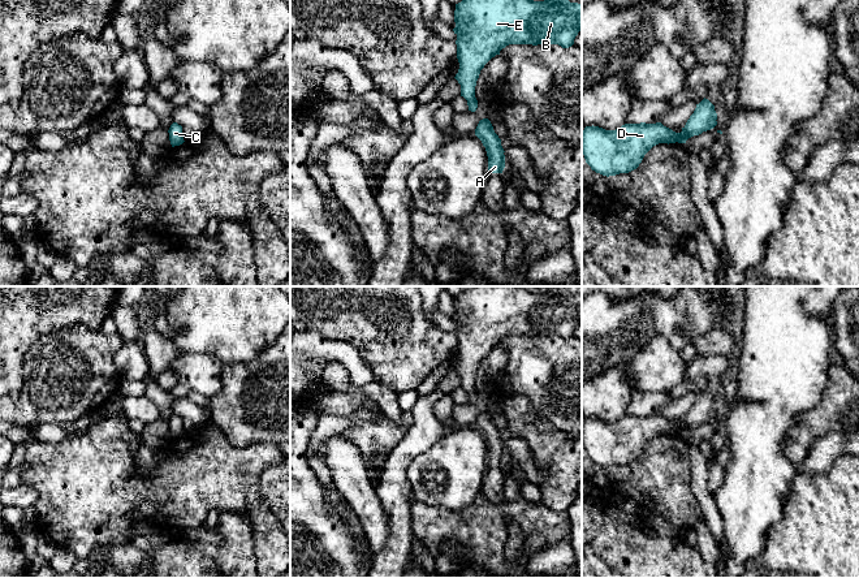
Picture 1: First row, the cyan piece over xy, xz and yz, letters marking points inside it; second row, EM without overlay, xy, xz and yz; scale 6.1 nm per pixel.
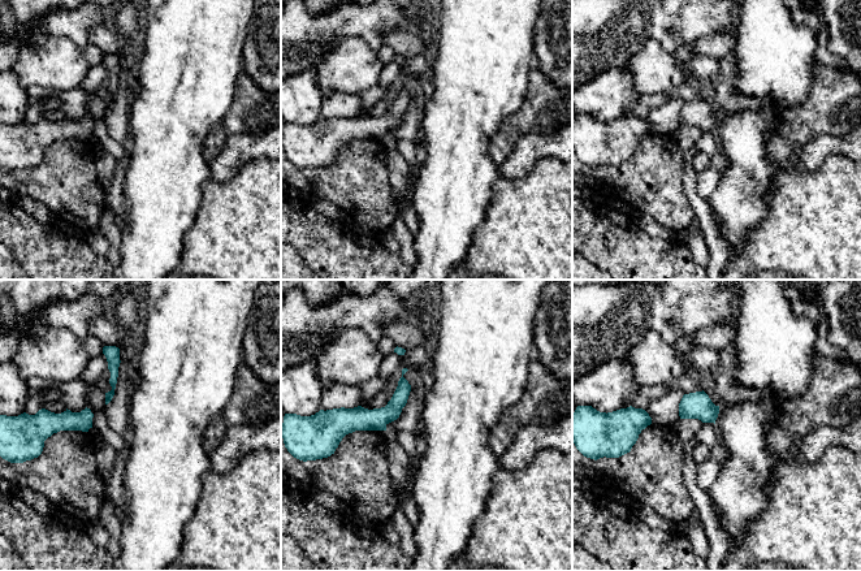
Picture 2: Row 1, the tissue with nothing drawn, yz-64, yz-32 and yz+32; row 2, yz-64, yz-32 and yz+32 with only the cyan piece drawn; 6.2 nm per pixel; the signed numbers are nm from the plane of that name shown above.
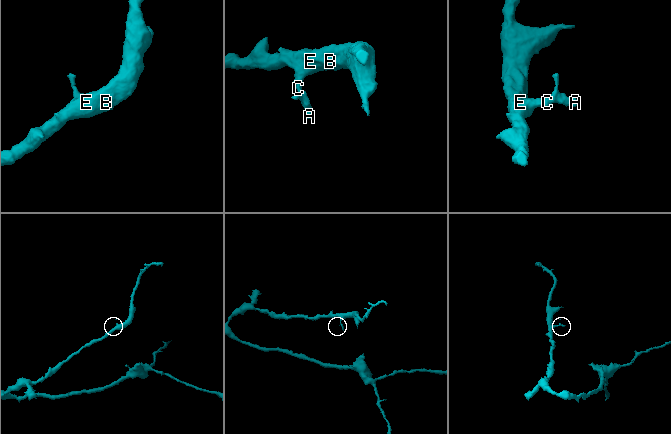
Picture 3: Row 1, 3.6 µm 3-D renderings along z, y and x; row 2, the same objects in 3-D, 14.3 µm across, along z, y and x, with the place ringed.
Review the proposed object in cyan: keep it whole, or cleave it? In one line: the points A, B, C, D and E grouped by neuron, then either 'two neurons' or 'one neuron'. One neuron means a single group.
A B C D E; one neuron

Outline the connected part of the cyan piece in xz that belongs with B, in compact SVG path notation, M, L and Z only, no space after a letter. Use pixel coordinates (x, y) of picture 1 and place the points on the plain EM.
M472 286L456 296L457 350L456 371L461 376L461 388L467 392L469 402L475 404L478 392L475 378L480 362L509 336L558 336L569 340L582 320L582 296L570 294L565 288L534 293L523 286Z

